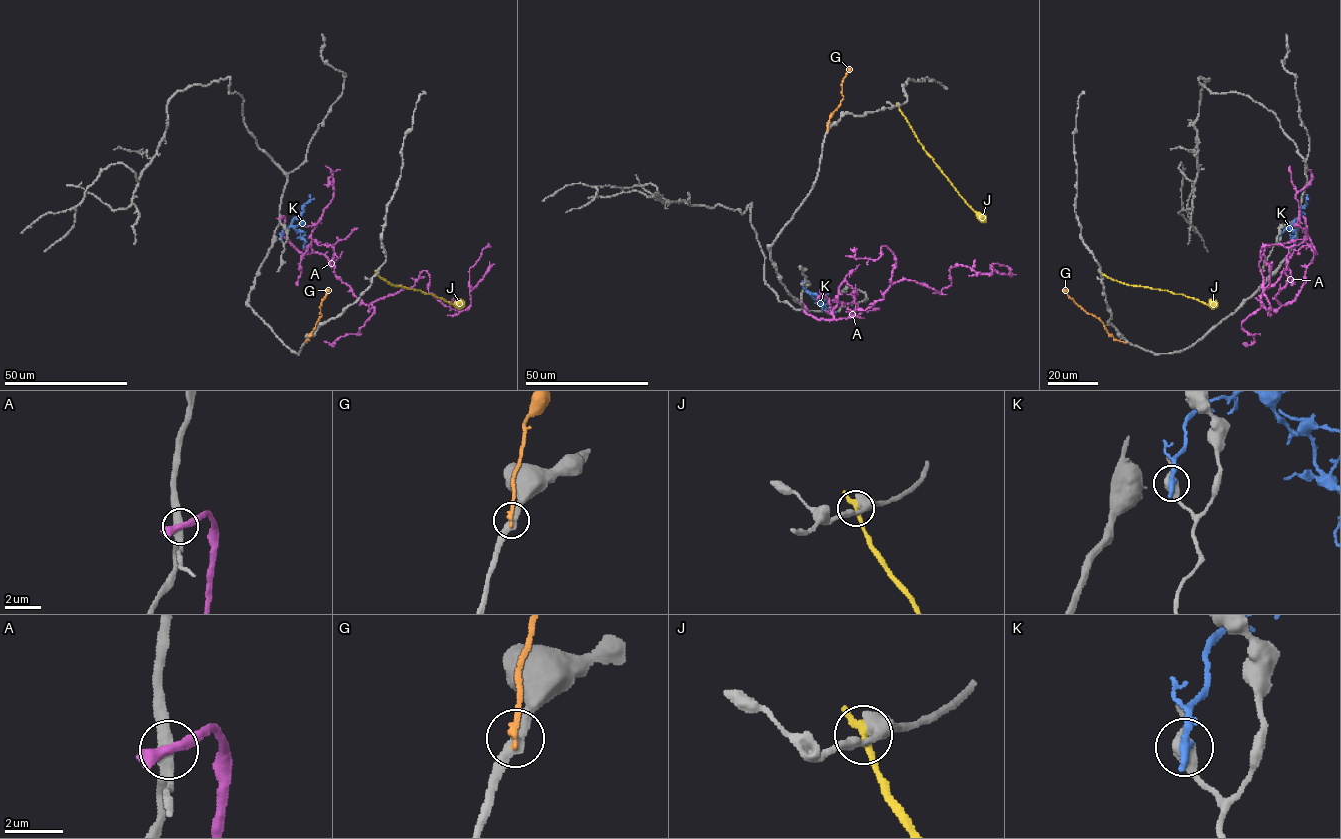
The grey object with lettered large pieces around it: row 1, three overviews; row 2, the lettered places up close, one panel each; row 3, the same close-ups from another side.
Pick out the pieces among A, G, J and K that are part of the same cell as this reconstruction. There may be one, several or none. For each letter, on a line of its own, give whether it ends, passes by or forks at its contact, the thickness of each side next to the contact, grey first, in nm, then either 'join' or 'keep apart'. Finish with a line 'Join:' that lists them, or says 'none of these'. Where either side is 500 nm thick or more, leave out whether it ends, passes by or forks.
A: it passes by | 320/320 nm | keep apart
G: it ends | 360/200 nm | join
J: it ends | 480/300 nm | keep apart
K: it passes by | 480/220 nm | keep apart
Join: G

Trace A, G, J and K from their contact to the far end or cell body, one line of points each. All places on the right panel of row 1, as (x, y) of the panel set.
A: (1298, 218), (1315, 253), (1293, 300), (1275, 298), (1283, 271), (1263, 292), (1269, 310), (1258, 266), (1269, 245)
G: (1126, 342), (1115, 340), (1098, 318), (1087, 313), (1064, 289)
J: (1100, 272), (1128, 285), (1166, 290), (1206, 304), (1211, 300), (1217, 303)
K: (1278, 239), (1301, 215), (1307, 204), (1306, 194)

